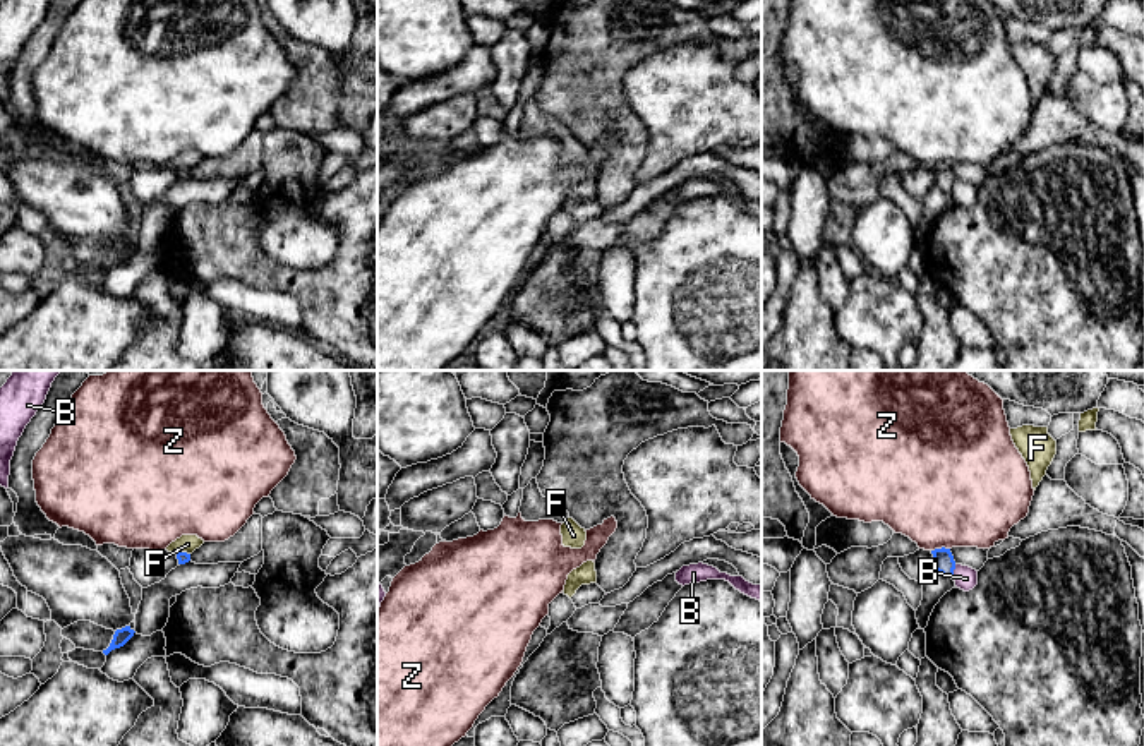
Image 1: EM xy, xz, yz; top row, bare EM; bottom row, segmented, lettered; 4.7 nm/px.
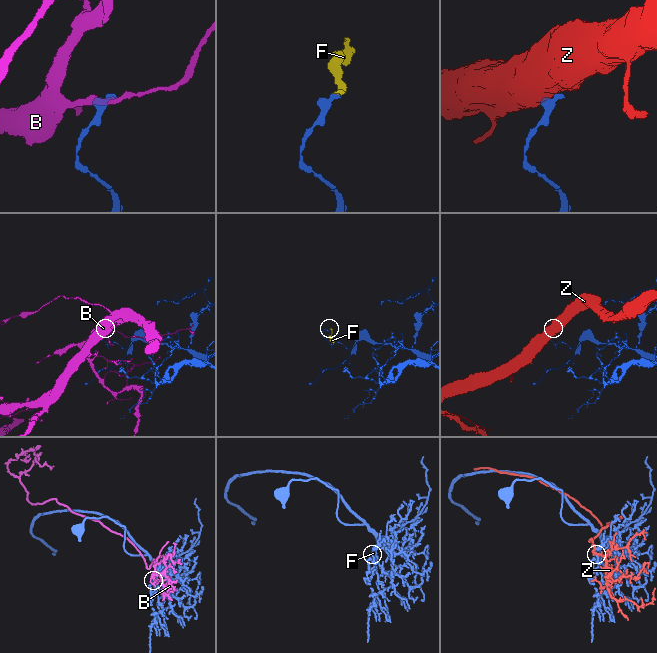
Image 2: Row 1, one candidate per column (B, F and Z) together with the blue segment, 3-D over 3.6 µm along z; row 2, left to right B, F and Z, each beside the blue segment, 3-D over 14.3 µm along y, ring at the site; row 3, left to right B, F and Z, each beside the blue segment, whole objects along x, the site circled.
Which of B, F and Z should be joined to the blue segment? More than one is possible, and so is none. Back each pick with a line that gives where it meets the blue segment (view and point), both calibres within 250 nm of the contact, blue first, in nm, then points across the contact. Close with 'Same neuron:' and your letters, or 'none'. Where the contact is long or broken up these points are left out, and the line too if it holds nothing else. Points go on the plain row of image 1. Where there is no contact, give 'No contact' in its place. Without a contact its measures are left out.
Same neuron: none

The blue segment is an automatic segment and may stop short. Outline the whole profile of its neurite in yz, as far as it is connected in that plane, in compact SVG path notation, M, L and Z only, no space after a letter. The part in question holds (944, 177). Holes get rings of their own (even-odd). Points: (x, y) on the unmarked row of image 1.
M945 163L935 165L931 166L931 170L935 175L935 185L942 189L945 194L954 196L955 177L950 165L945 165Z

